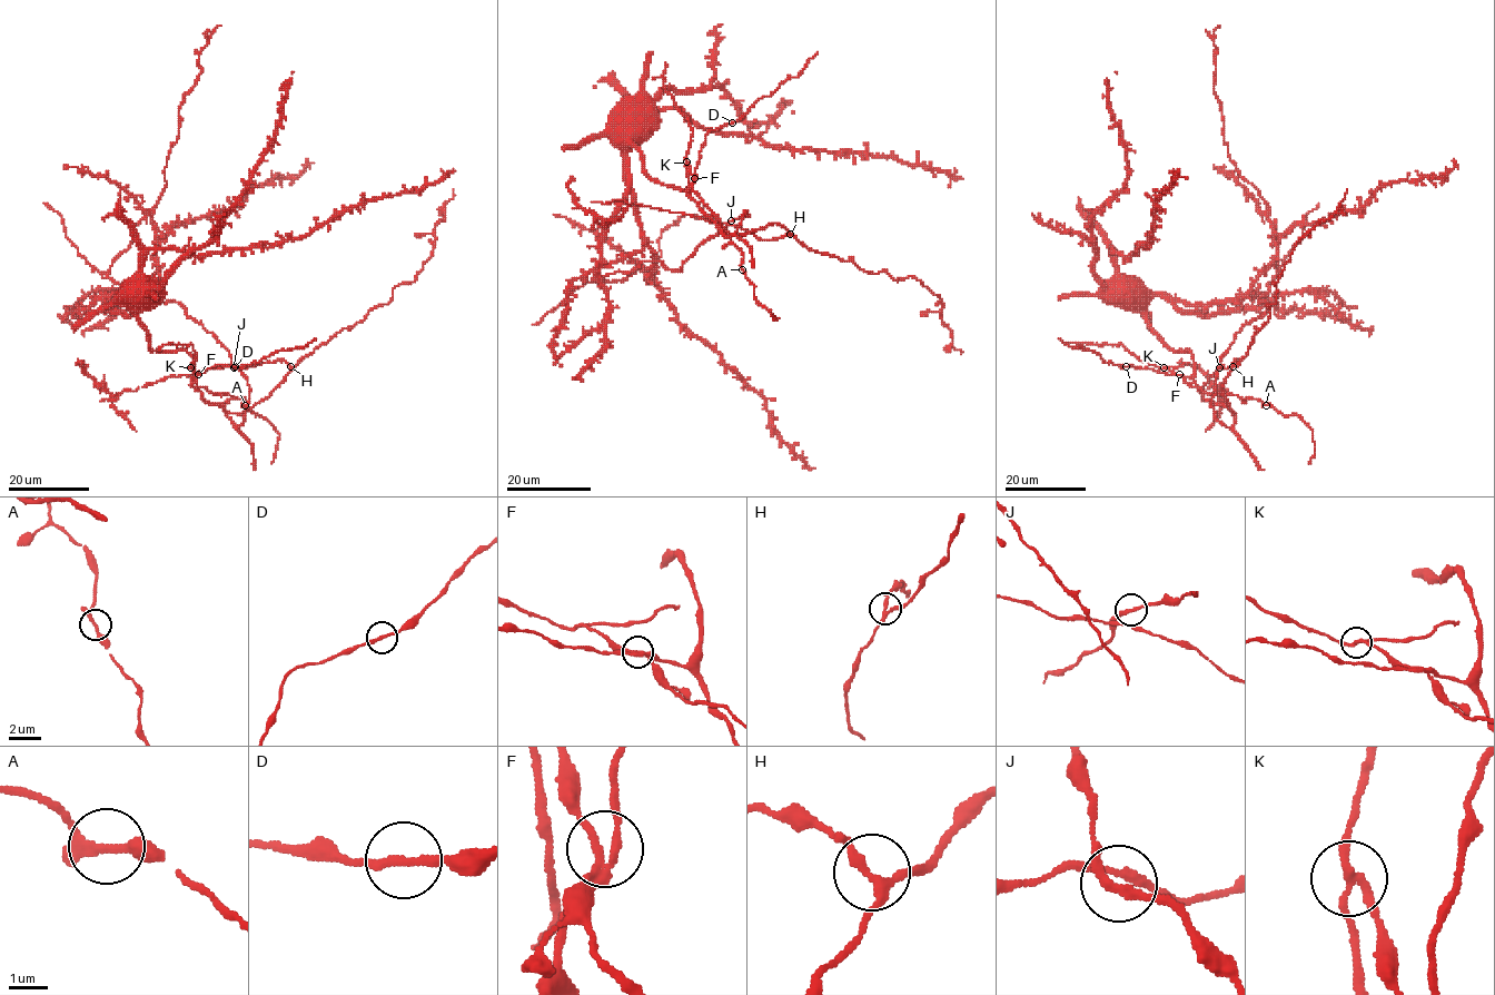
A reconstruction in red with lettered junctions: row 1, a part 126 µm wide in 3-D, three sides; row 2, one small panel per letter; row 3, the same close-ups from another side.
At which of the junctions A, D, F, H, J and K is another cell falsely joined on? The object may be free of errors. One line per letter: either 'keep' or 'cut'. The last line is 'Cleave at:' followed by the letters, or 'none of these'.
A: keep
D: keep
F: keep
H: keep
J: keep
K: cut
Cleave at: K

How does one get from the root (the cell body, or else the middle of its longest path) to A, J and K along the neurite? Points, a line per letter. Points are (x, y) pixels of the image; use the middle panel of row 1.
A: (630, 116), (620, 112), (610, 121), (641, 153), (645, 173), (690, 194), (690, 184), (740, 248), (743, 268)
J: (630, 116), (620, 112), (610, 121), (641, 153), (645, 173), (689, 193), (725, 236), (748, 212), (731, 220)
K: (630, 116), (620, 112), (610, 121), (641, 153), (643, 167), (650, 177), (690, 194), (693, 176), (685, 163)

